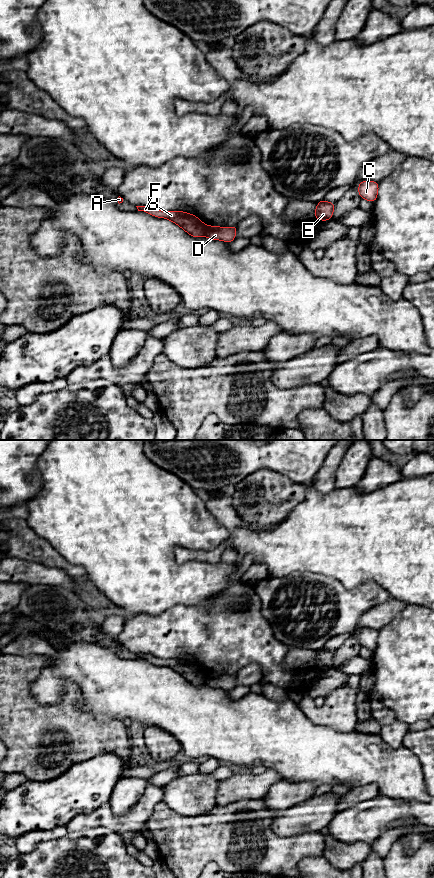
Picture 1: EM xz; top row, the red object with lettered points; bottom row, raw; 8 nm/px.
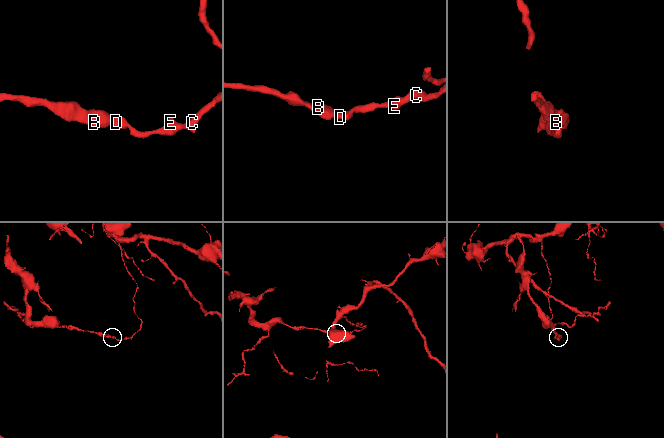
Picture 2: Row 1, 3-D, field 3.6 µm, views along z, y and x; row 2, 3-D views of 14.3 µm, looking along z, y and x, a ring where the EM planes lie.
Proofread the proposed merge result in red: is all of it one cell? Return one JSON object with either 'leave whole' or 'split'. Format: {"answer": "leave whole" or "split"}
{"answer": "split"}

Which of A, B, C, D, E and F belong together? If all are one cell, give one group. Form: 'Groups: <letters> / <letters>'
Groups: A B F / C D E

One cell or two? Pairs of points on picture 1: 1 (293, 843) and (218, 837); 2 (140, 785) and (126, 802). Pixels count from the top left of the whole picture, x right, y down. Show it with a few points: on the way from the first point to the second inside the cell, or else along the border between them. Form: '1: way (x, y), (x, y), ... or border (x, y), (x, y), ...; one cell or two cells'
1: way (274, 843), (247, 843), (237, 837); one cell
2: way (136, 789), (127, 798); one cell

